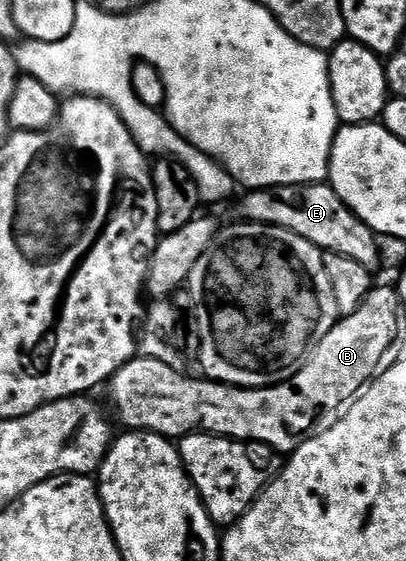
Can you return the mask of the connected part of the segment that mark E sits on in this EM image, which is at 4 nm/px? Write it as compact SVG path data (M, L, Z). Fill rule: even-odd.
M330 184L282 185L272 189L252 189L242 195L239 213L244 222L288 229L301 235L301 239L309 239L309 243L319 249L345 255L366 269L378 270L380 238L336 195Z

